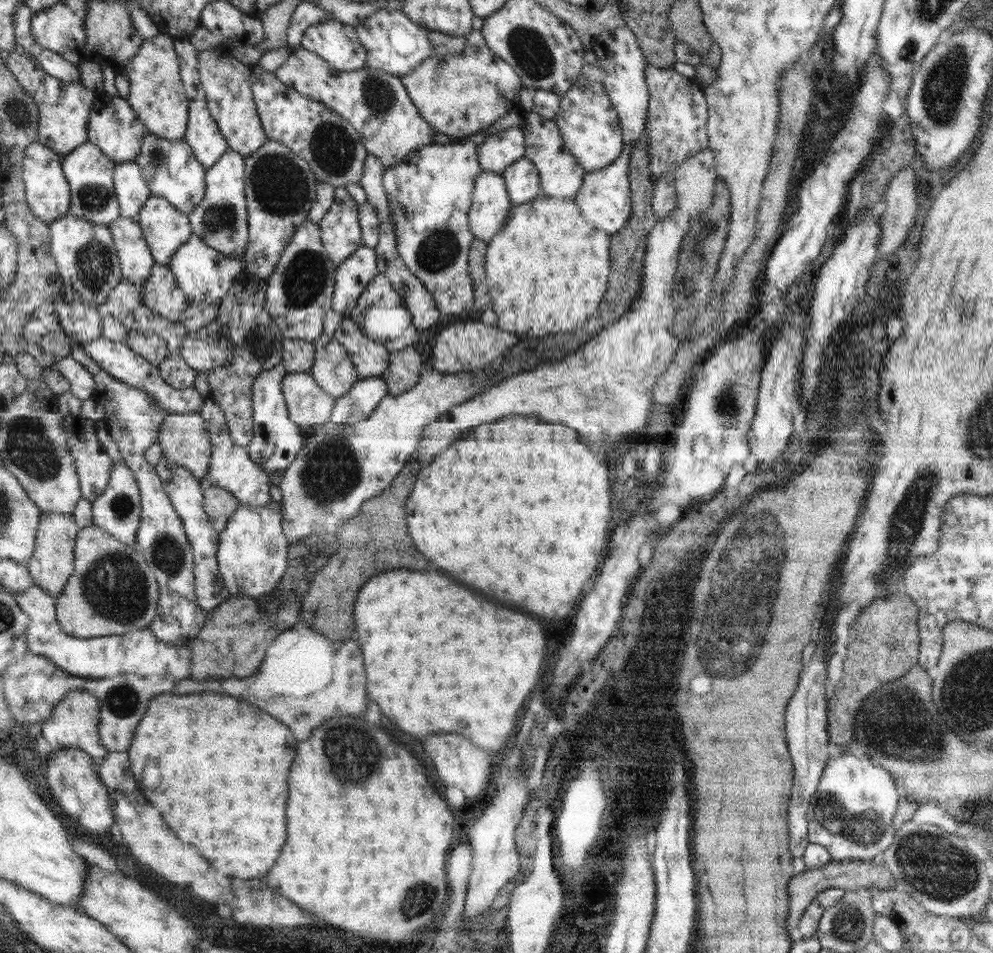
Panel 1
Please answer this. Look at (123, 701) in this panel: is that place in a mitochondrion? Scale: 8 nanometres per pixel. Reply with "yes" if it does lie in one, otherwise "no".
yes

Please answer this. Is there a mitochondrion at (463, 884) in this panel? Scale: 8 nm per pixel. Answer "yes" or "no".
no

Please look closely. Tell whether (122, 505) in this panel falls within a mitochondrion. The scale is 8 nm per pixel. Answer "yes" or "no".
yes

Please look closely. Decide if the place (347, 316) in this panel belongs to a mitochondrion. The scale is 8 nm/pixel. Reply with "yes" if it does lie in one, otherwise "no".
no

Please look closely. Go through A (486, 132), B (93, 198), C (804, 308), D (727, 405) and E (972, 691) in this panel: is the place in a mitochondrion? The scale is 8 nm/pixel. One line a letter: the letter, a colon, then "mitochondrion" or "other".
A: other
B: mitochondrion
C: other
D: mitochondrion
E: mitochondrion

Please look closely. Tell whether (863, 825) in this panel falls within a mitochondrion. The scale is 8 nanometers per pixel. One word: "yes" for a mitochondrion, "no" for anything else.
yes

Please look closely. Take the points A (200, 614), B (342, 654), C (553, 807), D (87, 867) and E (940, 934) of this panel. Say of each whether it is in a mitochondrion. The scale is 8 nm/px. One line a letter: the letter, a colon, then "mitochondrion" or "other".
A: other
B: other
C: other
D: other
E: other

